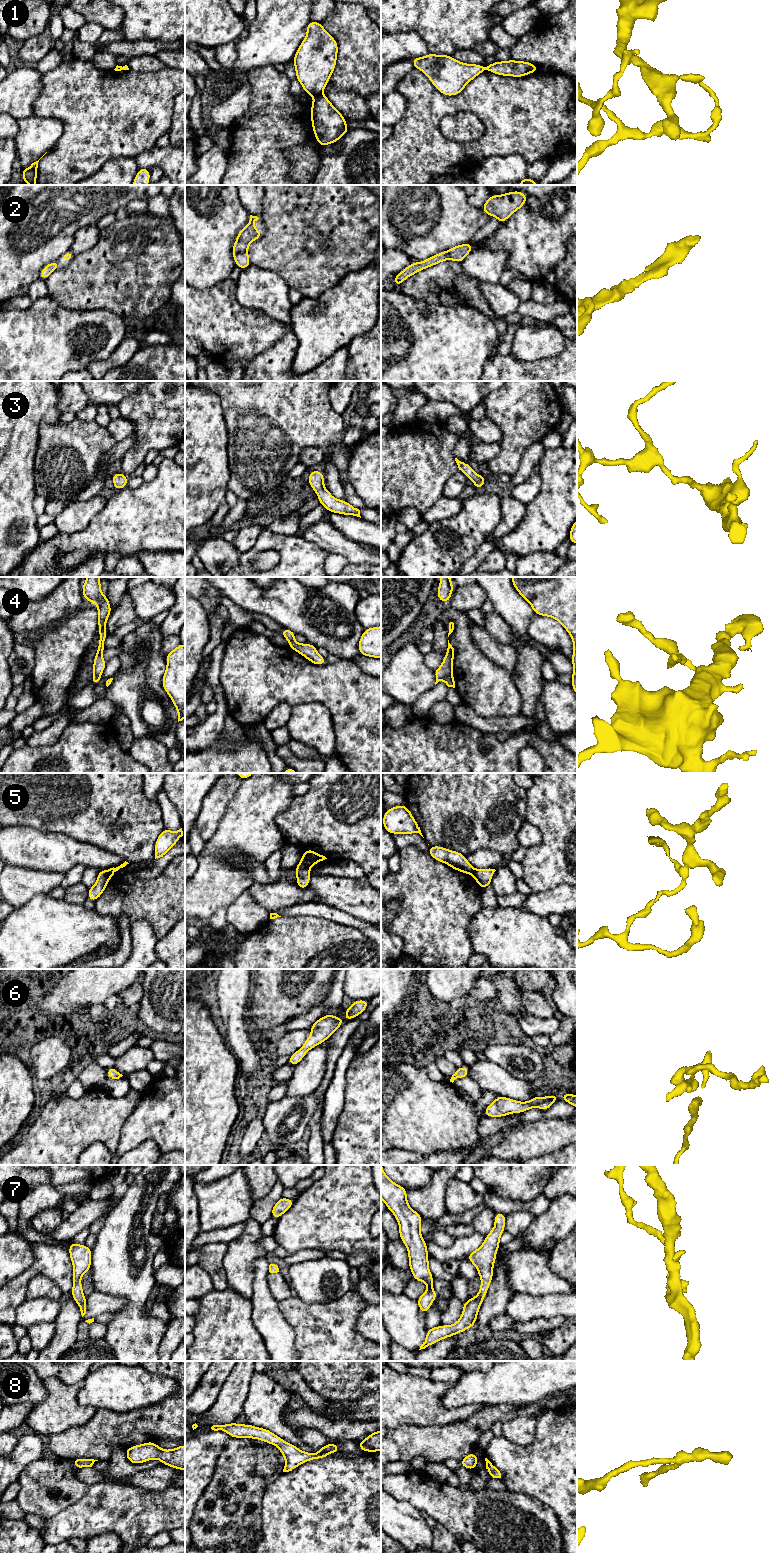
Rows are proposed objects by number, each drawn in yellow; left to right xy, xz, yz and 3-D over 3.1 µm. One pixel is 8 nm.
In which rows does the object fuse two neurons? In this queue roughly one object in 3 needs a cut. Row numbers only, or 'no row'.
1, 4, 5

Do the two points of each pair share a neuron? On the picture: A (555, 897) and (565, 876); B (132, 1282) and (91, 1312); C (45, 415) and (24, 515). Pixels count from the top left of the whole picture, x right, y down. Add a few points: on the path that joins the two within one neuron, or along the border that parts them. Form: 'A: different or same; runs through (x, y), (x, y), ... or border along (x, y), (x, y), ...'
A: different; border along (566, 883), (539, 893)
B: different; border along (94, 1290), (121, 1297), (126, 1303)
C: same; runs through (21, 438), (21, 489)

